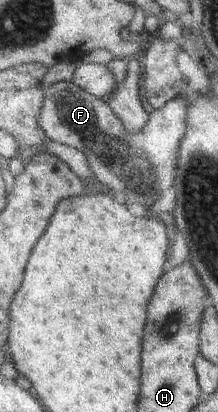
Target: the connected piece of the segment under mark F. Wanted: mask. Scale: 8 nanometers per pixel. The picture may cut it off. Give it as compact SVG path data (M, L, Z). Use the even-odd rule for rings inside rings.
M56 82L44 91L45 105L40 116L40 124L52 141L61 144L68 144L82 152L87 157L91 171L95 180L106 184L114 190L116 196L125 194L127 203L132 204L136 209L140 209L140 204L156 204L162 200L166 192L174 189L176 176L178 175L178 164L180 163L180 150L184 142L184 136L188 132L188 101L185 97L171 100L164 108L154 110L151 114L147 128L140 134L130 134L126 130L123 120L116 114L114 108L107 99L98 98L96 95L84 90L76 82Z

